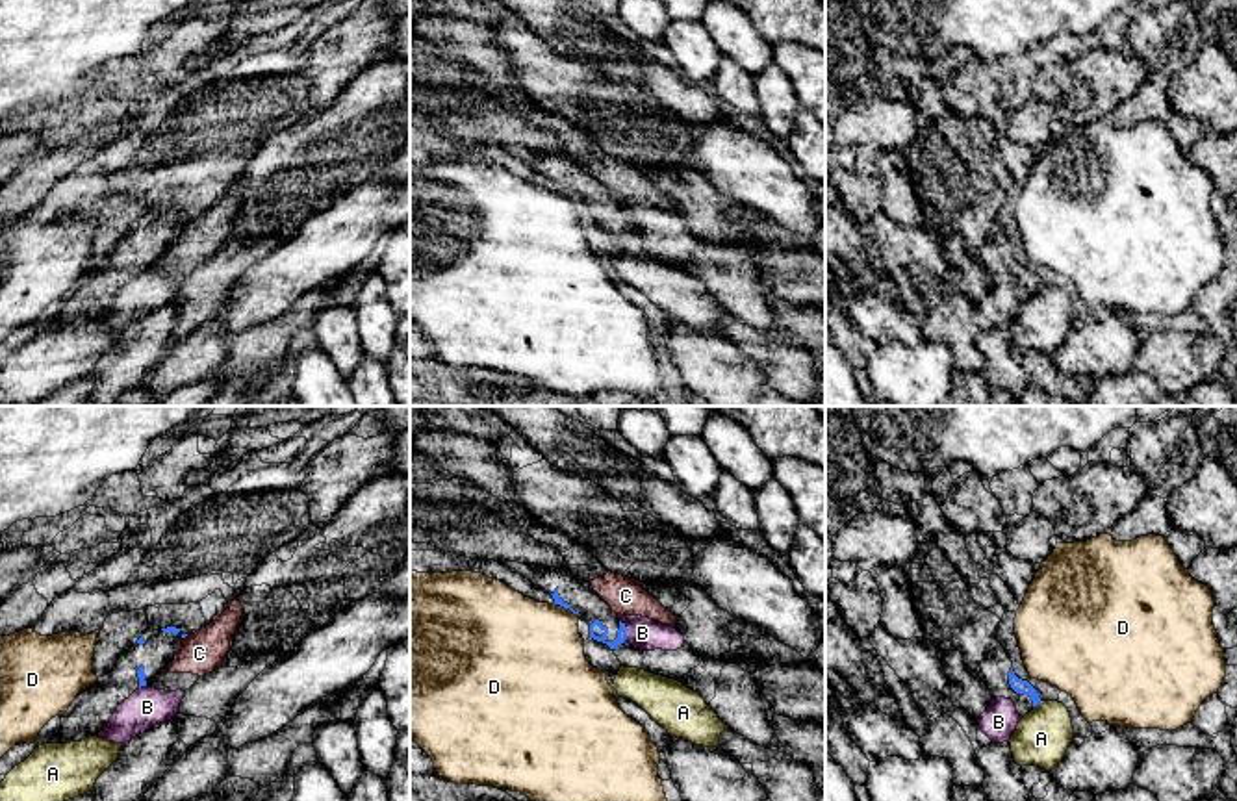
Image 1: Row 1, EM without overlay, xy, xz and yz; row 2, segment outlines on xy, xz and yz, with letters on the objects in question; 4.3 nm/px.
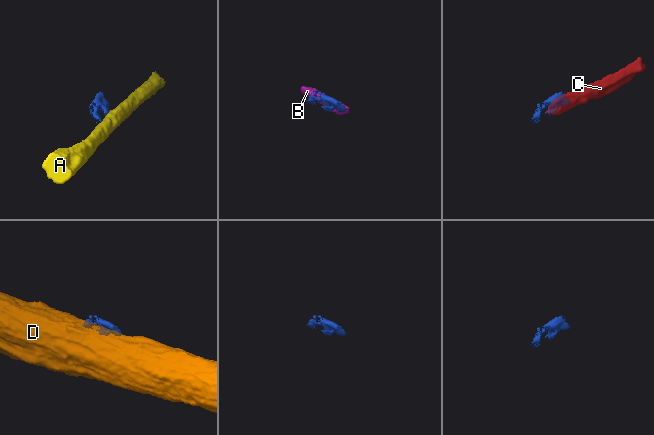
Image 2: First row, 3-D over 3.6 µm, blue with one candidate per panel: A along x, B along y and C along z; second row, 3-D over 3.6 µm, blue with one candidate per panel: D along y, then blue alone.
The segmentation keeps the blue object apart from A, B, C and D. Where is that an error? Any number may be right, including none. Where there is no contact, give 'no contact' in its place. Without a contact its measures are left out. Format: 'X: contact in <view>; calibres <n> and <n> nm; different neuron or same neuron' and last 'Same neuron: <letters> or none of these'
A: contact in yz; calibres 60 and 240 nm; different neuron
B: contact in xz; calibres 70 and 140 nm; different neuron
C: no contact; different neuron
D: contact in xz; calibres 30 and 460 nm; different neuron
Same neuron: none of these

